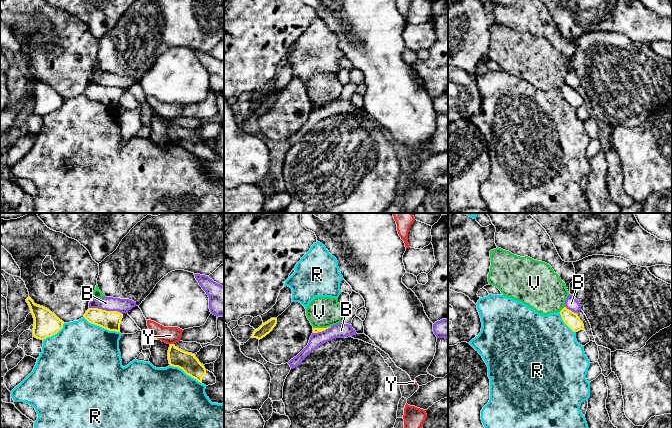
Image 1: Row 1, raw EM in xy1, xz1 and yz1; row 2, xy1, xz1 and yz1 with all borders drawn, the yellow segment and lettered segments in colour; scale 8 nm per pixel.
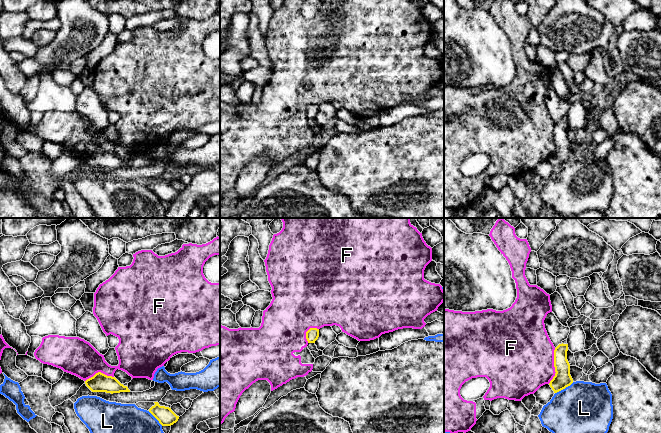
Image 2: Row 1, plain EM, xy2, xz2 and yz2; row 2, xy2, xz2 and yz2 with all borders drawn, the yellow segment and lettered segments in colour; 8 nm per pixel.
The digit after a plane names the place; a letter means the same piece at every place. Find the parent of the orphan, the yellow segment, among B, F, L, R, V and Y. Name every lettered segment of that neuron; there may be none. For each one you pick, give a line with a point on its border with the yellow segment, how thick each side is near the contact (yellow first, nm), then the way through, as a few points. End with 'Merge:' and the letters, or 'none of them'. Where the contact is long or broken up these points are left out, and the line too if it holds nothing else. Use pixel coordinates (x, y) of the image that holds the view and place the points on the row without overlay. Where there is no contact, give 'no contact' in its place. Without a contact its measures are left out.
Merge: none of them

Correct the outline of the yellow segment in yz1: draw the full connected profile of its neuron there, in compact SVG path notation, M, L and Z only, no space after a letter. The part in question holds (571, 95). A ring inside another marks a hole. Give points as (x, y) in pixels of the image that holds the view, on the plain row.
M564 83L560 87L560 91L564 99L573 107L578 108L584 105L584 100L578 93L578 91L571 86Z

